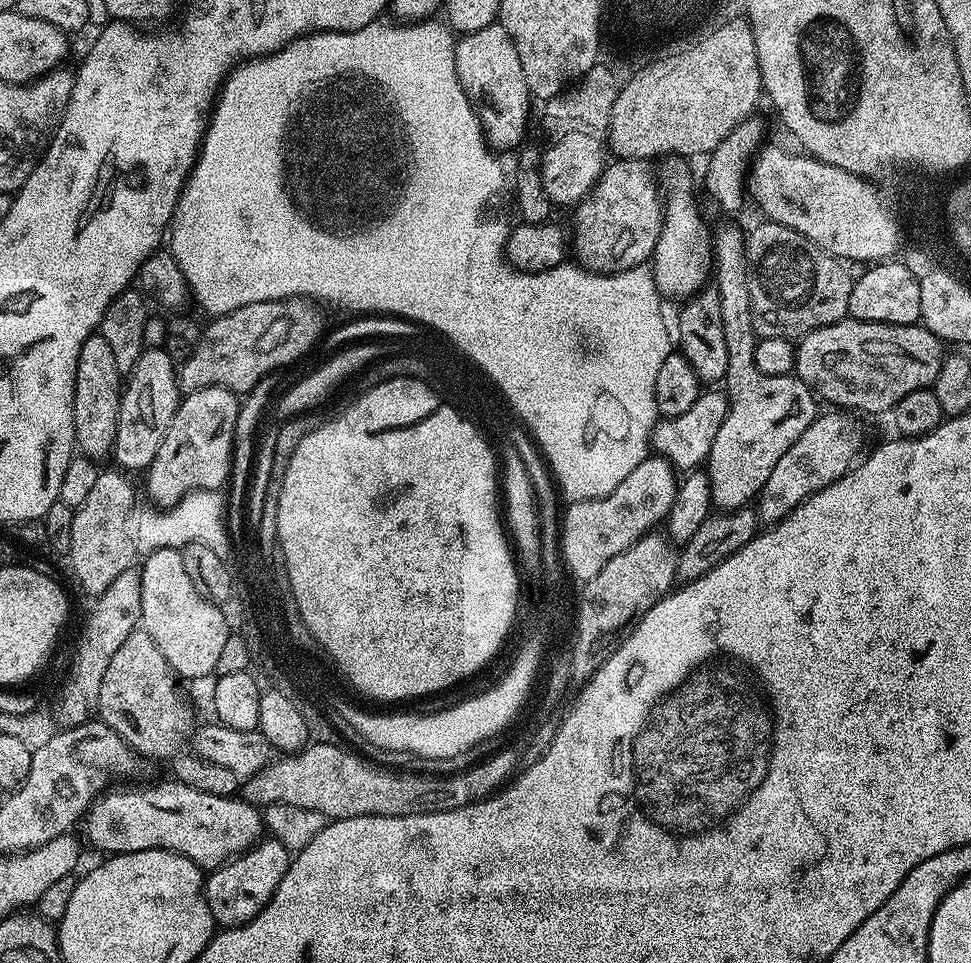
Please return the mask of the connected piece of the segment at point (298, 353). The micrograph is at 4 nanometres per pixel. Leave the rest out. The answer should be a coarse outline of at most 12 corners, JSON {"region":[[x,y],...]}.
{"region":[[307,298],[217,316],[181,393],[237,394],[300,360],[324,316]]}

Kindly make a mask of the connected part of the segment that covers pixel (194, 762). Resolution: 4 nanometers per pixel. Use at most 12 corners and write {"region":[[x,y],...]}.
{"region":[[132,632],[106,666],[99,719],[181,784],[236,796],[186,750],[192,708],[154,638]]}

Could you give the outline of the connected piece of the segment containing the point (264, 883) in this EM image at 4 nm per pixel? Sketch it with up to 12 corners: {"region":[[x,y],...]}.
{"region":[[264,838],[211,869],[204,897],[221,929],[253,920],[290,853]]}

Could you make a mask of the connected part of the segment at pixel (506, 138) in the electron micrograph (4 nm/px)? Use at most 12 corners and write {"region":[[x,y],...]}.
{"region":[[499,22],[461,35],[456,69],[493,149],[528,128],[526,74]]}

